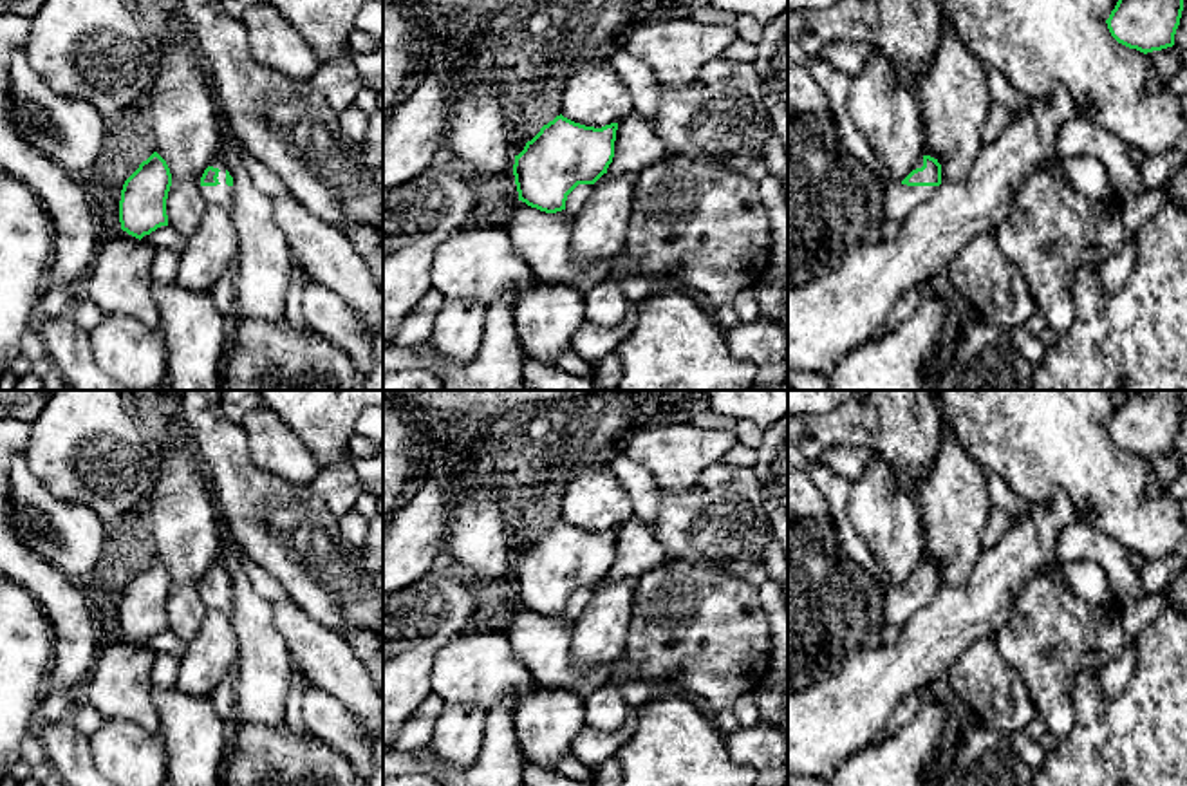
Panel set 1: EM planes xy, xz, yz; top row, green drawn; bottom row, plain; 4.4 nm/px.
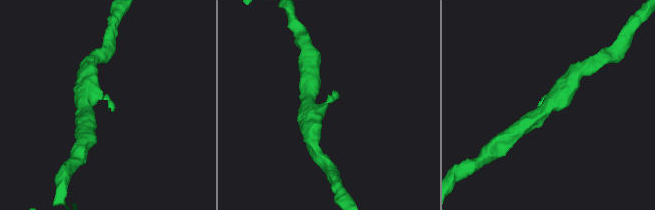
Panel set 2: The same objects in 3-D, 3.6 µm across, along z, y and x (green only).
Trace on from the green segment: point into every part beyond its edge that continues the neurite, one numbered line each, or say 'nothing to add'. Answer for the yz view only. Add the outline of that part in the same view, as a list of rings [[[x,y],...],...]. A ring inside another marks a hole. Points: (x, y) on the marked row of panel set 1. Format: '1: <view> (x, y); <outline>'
1: yz (900, 201); [[[893,182],[885,186],[885,217],[903,224],[903,220],[923,202],[927,202],[938,186],[907,186]]]

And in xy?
1: xy (221, 196); [[[222,159],[211,163],[213,168],[219,168],[219,184],[217,186],[201,186],[201,193],[208,206],[224,208],[228,213],[233,211],[233,186],[226,184],[226,164]]]

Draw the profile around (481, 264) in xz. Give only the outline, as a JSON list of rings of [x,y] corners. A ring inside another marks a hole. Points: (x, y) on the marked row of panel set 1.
[[[500,219],[486,228],[461,228],[443,240],[434,253],[430,282],[444,300],[473,300],[486,307],[504,295],[519,298],[538,284]]]

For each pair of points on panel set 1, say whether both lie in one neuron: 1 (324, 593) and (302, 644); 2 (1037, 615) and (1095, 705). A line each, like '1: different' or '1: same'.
1: different
2: different

